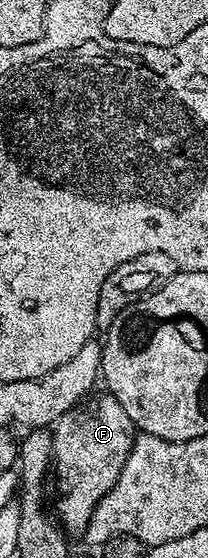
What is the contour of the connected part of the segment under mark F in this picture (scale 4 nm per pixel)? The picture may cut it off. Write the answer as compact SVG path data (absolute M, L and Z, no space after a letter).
M107 391L101 393L101 397L92 395L81 401L75 409L59 417L54 426L54 481L56 477L56 489L61 493L55 512L69 534L83 534L87 530L96 505L118 483L138 436L122 402Z

